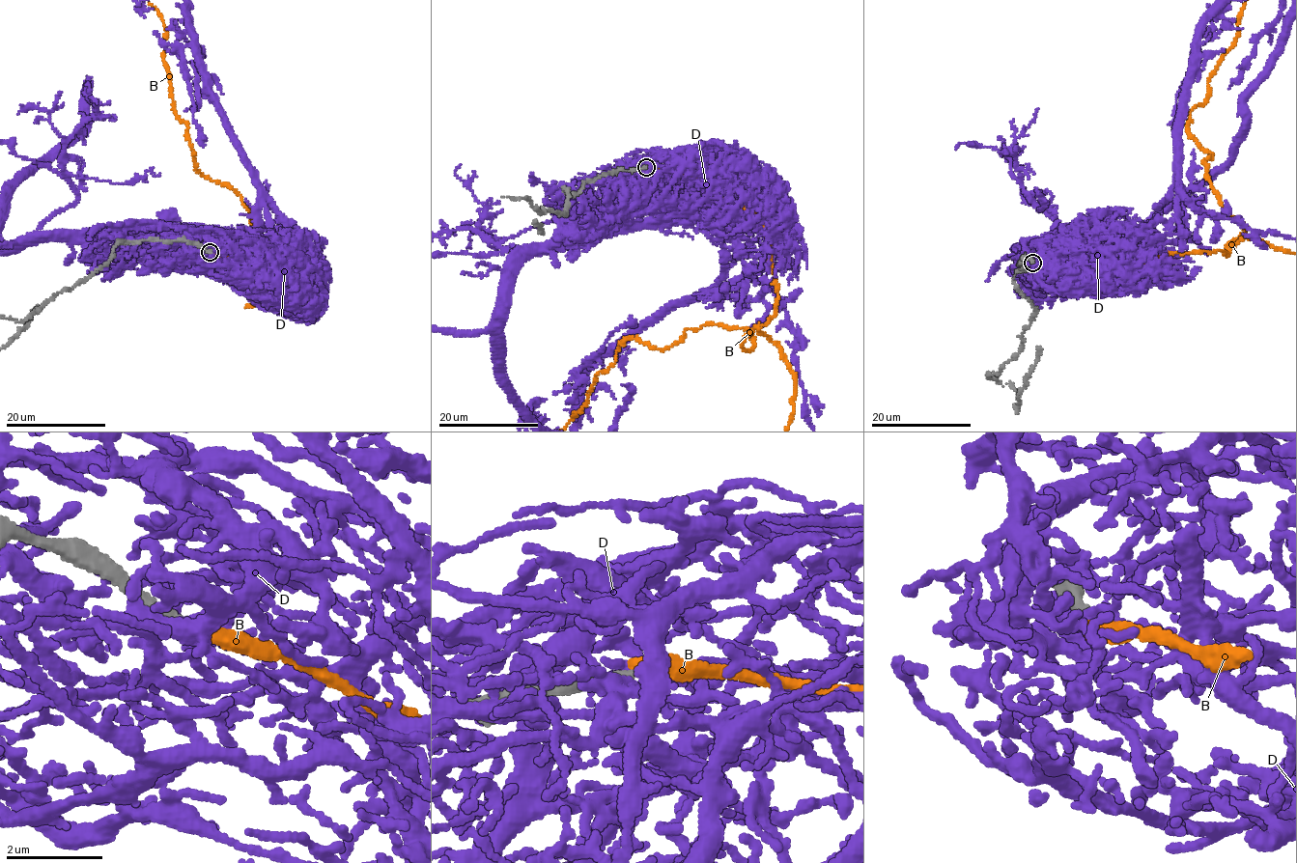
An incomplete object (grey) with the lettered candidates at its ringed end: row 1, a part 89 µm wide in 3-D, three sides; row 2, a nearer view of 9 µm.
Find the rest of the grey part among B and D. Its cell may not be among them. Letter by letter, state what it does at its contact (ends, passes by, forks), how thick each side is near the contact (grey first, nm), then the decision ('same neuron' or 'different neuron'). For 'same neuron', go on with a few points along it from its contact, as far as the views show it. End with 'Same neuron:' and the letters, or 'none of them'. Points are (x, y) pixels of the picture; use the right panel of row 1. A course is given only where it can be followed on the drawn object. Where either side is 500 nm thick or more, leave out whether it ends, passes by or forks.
B: it ends there; 240 nm thick on the grey side, 320 nm on the other; different neuron
D: it passes by; 260 nm thick on the grey side, 140 nm on the other; different neuron
Same neuron: none of them

